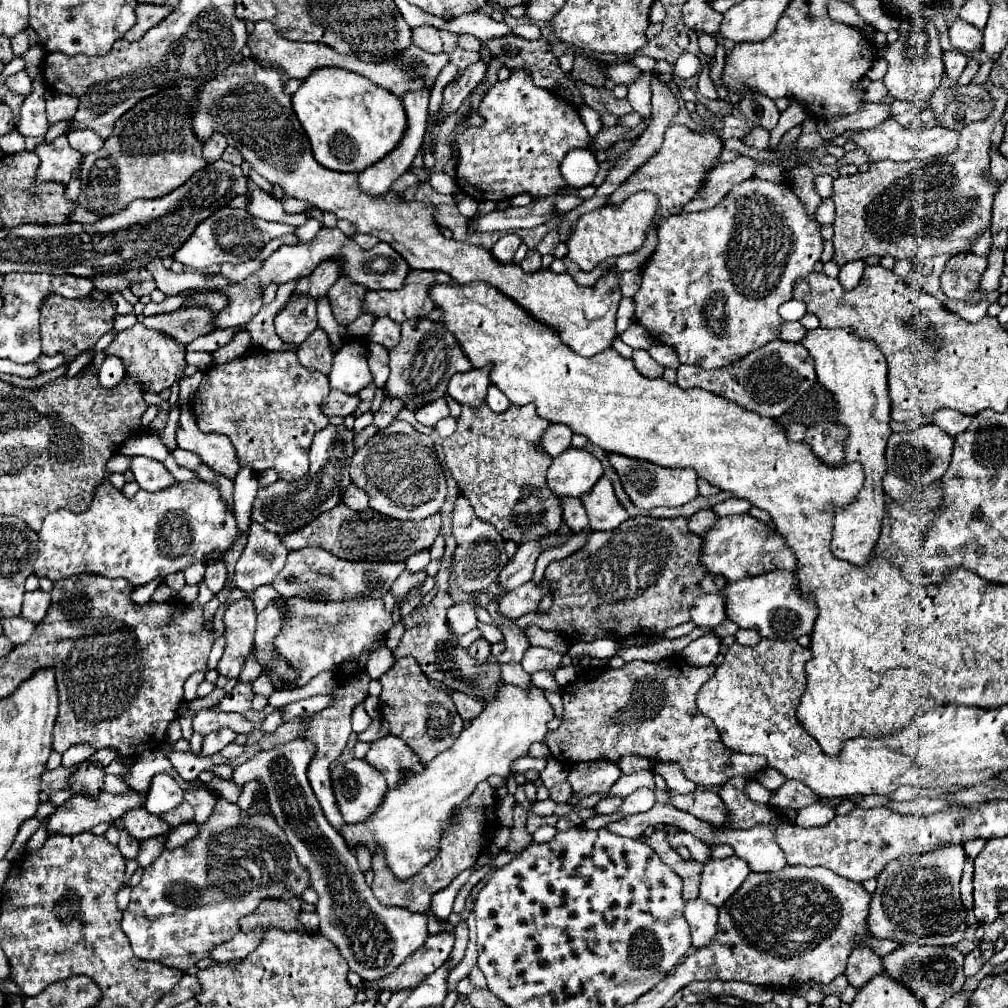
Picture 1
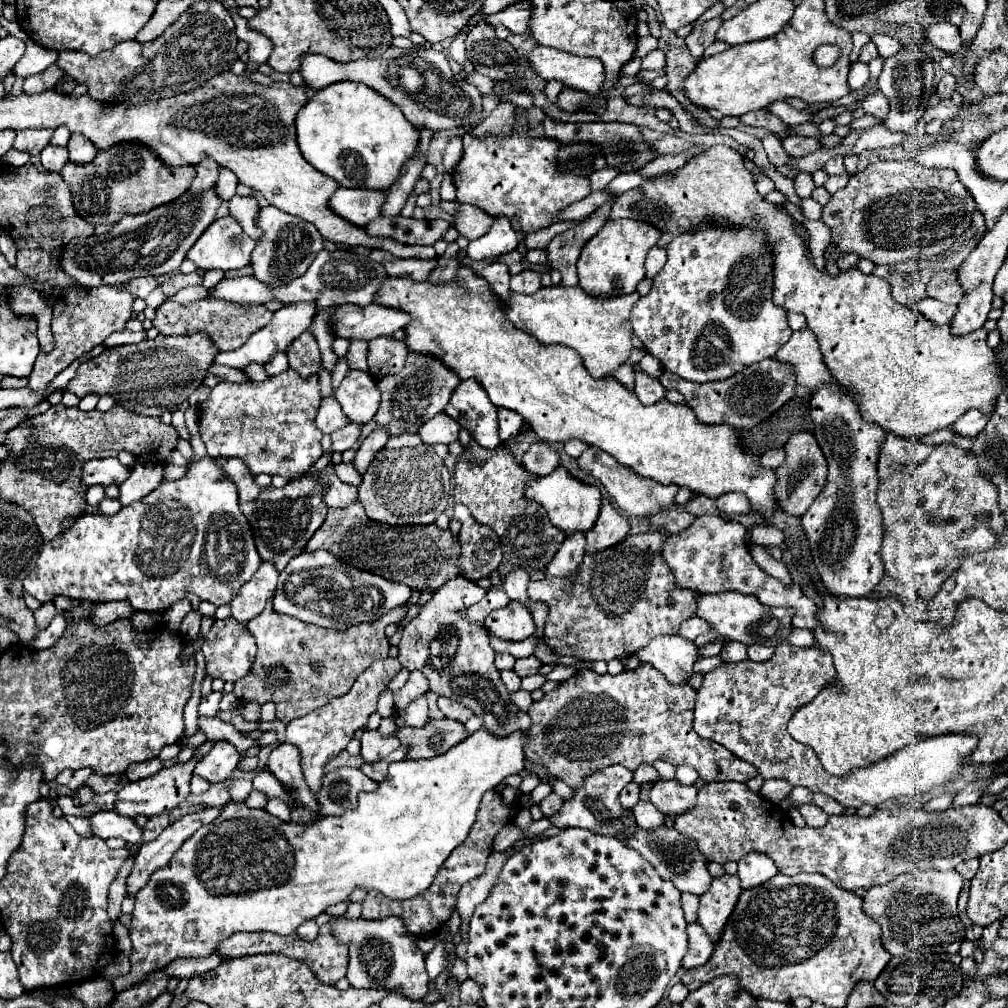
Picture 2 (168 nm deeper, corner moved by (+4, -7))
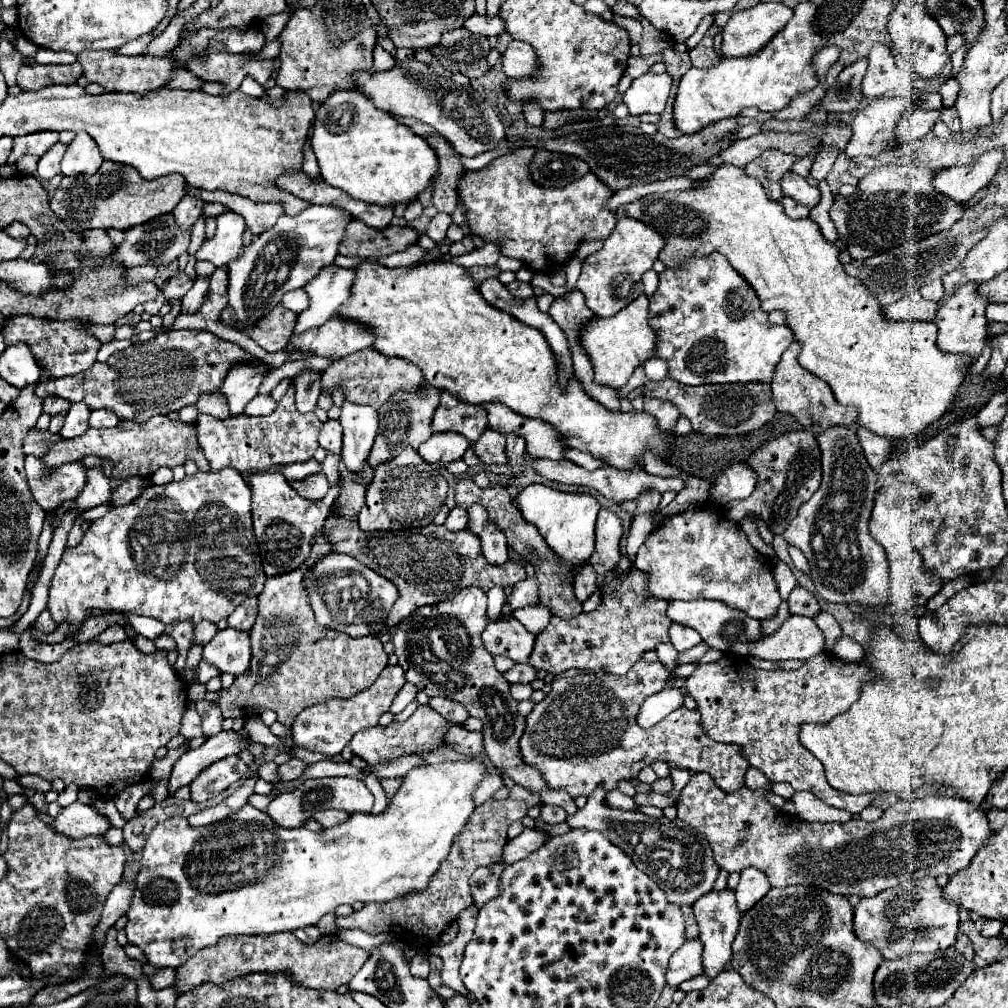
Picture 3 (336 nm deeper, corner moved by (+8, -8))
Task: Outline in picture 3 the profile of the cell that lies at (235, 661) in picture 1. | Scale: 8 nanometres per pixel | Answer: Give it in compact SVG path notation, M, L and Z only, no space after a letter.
M231 627L217 631L217 635L204 645L203 659L217 665L221 673L231 673L235 677L245 673L251 661L249 633L235 631Z

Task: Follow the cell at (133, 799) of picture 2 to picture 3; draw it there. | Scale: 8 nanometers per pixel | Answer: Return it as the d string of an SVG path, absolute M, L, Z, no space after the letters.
M245 729L241 731L221 731L213 737L209 737L201 747L189 749L173 767L173 773L169 777L171 795L183 787L189 785L203 769L213 765L219 759L225 759L229 755L239 755L249 747L251 739Z

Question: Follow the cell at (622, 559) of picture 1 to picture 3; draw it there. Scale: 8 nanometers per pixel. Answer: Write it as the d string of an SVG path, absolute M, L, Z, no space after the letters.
M613 571L607 575L605 585L599 591L603 593L603 603L597 611L581 613L571 619L553 617L551 623L537 635L535 649L529 657L529 663L535 669L555 675L573 667L587 671L605 669L613 675L625 675L645 651L669 641L667 633L671 619L665 613L669 603L647 593L645 573L629 571L625 577L619 577L617 571Z

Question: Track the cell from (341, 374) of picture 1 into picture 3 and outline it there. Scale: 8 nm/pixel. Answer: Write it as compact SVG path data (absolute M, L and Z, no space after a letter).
M347 403L341 409L341 425L343 425L343 463L347 471L361 473L367 457L371 453L373 441L379 429L377 411L369 405L353 405Z

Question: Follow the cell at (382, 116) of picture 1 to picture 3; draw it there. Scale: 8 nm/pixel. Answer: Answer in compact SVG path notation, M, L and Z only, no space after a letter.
M337 91L315 111L311 145L321 177L351 195L373 205L413 203L437 177L437 155L429 143L409 127L377 109L361 91Z

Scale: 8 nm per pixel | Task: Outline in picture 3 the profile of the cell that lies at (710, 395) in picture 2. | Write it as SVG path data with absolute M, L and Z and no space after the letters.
M665 377L661 381L647 381L643 385L643 395L671 401L681 411L681 415L693 423L693 431L703 433L703 435L727 435L727 437L745 435L763 427L775 415L775 405L771 399L771 385L763 385L763 383L747 383L739 391L739 387L735 385L689 387L689 385L677 383L671 377Z

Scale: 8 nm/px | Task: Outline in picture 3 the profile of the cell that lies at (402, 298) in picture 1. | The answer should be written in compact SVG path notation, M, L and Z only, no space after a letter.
M335 319L325 325L307 329L301 335L293 335L291 343L301 353L313 353L319 357L341 359L353 351L361 351L373 345L373 335L367 327L361 327L353 321Z

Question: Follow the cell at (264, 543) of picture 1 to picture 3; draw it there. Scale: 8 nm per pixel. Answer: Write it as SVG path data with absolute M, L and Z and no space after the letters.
M249 597L247 601L241 603L241 607L237 607L229 615L227 623L229 623L229 627L233 627L237 631L251 631L253 623L255 623L255 617L257 617L257 599Z

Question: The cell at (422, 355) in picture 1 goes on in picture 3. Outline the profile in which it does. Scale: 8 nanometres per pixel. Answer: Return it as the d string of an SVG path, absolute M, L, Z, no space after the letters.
M423 385L421 393L405 393L405 391L397 391L381 409L379 409L379 433L375 439L375 445L371 449L369 455L369 465L371 469L377 469L377 463L389 463L391 459L395 459L403 449L401 447L413 447L419 449L419 445L423 441L427 441L431 437L431 419L437 407L437 401L441 397L441 391L435 389L433 385Z

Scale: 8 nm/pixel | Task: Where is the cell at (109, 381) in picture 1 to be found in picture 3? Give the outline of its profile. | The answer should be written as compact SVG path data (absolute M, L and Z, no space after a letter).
M97 409L97 411L91 411L91 419L89 419L89 425L91 427L97 427L97 429L111 429L119 423L119 417L113 413L113 411L107 411L107 409Z

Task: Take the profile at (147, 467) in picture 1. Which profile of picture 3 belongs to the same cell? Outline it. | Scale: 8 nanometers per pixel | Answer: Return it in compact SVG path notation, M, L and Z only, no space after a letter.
M25 457L29 489L35 501L45 509L55 509L59 503L73 501L85 487L85 465L81 461L65 463L57 469L45 469L37 457Z

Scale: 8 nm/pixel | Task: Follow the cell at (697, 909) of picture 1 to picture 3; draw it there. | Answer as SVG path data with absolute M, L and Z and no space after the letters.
M691 939L671 957L667 969L667 985L679 989L679 985L687 979L701 975L701 941Z

